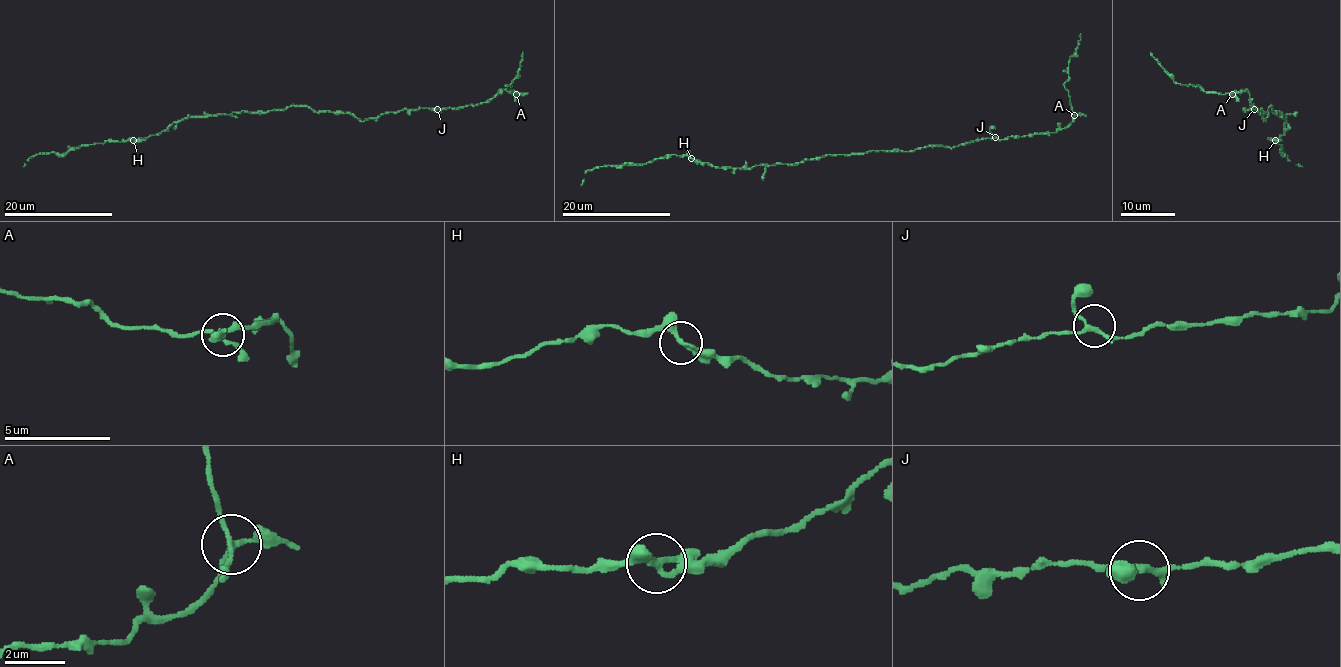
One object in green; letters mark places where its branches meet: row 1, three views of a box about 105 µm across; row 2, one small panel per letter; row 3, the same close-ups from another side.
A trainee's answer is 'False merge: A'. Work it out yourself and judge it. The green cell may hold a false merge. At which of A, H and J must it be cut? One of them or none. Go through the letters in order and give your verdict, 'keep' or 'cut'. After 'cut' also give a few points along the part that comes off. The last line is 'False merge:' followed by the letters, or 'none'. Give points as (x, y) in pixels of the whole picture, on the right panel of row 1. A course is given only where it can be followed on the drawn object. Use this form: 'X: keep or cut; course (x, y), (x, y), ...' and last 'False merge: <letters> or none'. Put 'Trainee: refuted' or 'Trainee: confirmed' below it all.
A: cut; course (1232, 94), (1207, 93), (1195, 86), (1176, 83), (1150, 52)
H: keep
J: keep
False merge: A
Trainee: confirmed

